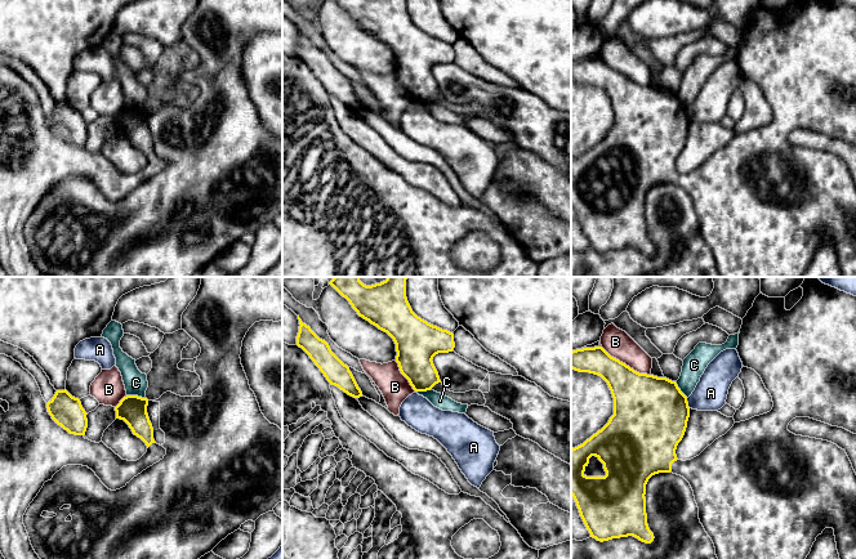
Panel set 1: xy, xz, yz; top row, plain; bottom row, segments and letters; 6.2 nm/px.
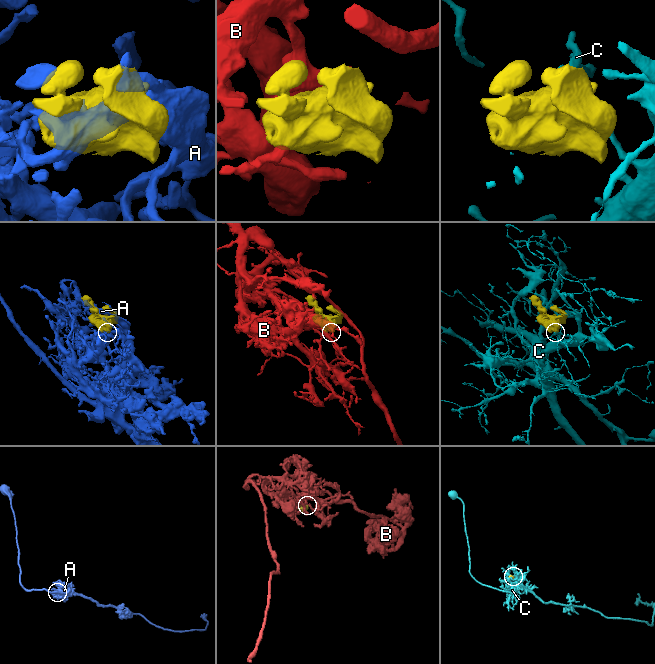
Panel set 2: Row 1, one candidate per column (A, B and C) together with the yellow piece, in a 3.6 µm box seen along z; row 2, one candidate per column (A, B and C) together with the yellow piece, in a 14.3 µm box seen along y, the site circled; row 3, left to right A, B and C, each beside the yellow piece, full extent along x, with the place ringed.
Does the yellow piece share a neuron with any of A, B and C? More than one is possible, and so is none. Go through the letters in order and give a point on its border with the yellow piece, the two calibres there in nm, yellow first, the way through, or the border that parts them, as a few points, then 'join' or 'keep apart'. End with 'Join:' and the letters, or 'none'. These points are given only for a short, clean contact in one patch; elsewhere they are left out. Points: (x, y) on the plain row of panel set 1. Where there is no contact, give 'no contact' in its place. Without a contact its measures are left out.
A: meets yellow in yz at (687, 115); 460 nm thick on the yellow side, 200 nm on the other; keep apart
B: meets yellow in yz at (624, 75); 340 nm thick on the yellow side, 170 nm on the other; keep apart
C: meets yellow in xy at (136, 107); 180 nm thick on the yellow side, 150 nm on the other; border along xy (126, 106), (137, 106), (145, 110); keep apart
Join: none

